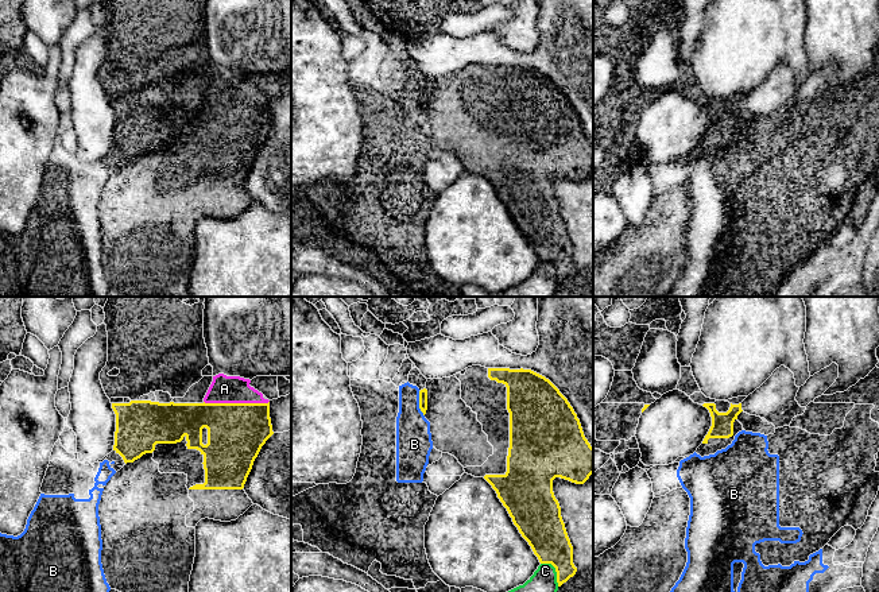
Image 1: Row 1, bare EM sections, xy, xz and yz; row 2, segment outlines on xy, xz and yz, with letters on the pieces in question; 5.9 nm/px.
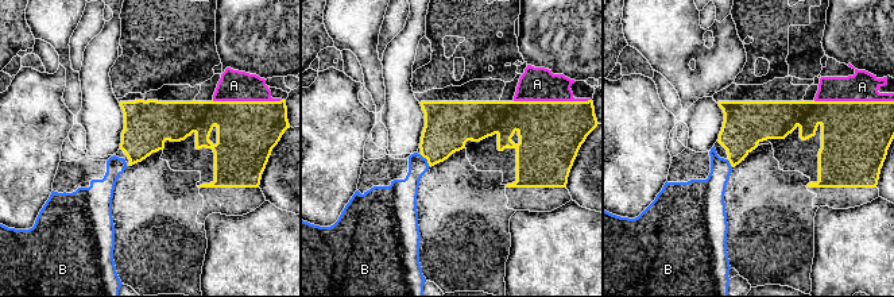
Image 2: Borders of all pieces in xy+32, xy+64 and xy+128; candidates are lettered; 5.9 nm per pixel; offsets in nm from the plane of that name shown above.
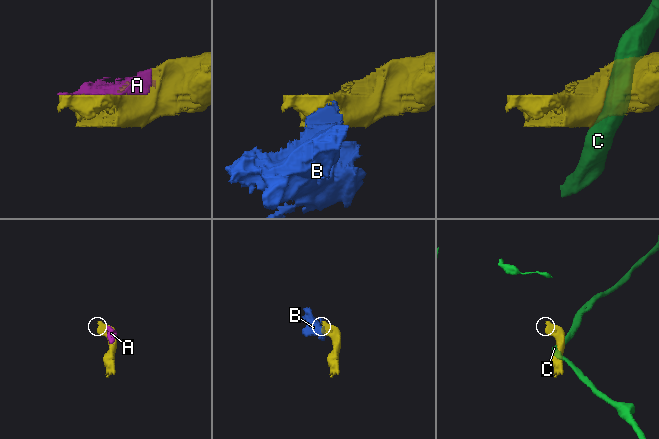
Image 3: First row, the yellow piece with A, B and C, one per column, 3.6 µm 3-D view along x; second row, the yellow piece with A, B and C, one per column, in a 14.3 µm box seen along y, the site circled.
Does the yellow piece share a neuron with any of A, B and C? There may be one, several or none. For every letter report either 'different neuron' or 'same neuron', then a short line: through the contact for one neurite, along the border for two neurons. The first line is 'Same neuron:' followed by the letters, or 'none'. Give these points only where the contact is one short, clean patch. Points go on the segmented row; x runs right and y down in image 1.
Same neuron: A
A: same neuron
B: different neuron
C: different neuron

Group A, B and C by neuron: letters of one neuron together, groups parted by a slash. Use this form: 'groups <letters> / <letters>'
groups A / B / C

